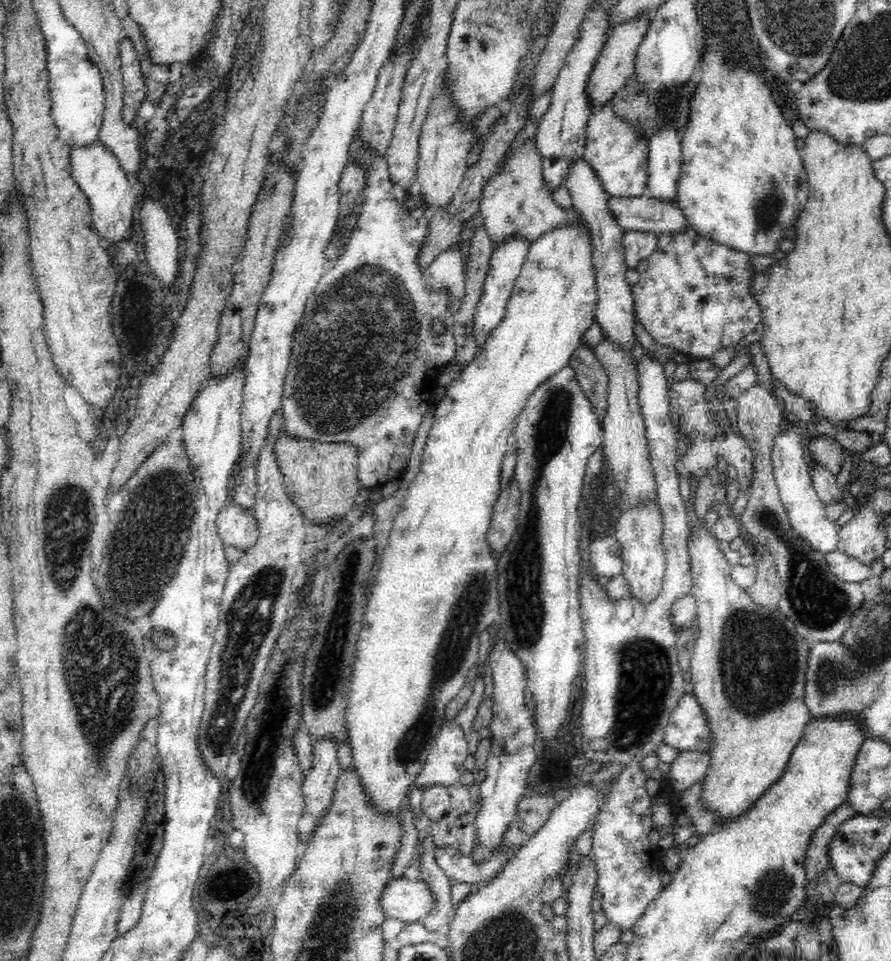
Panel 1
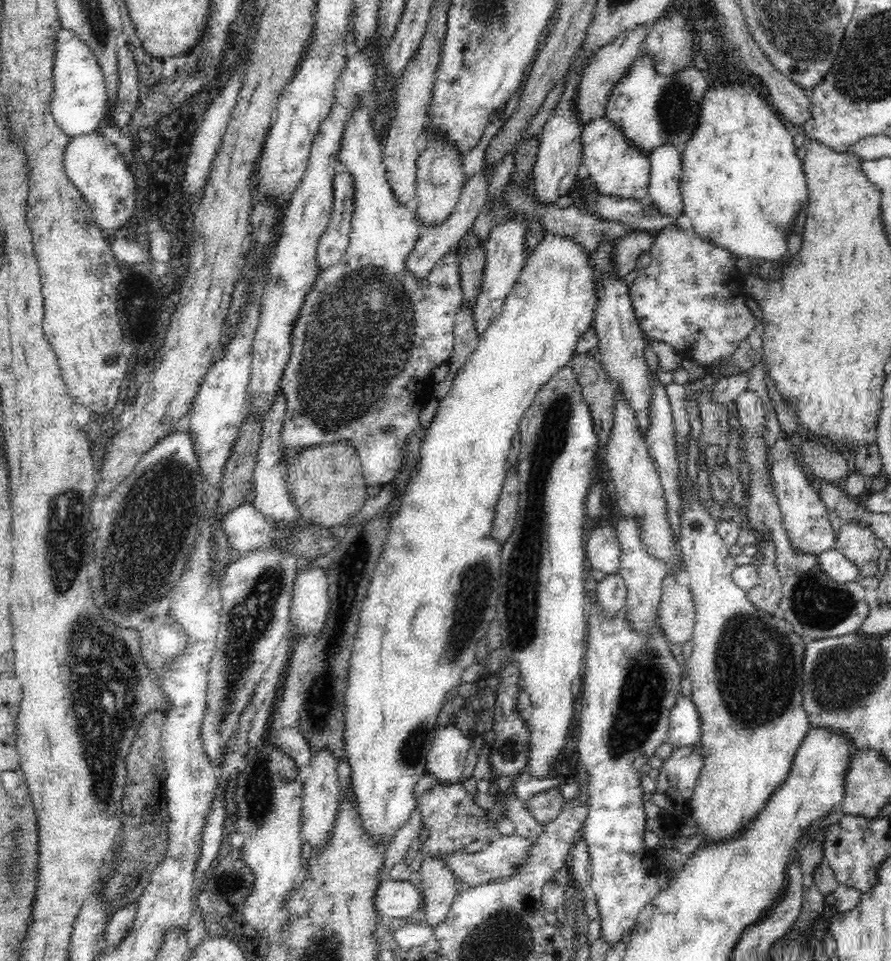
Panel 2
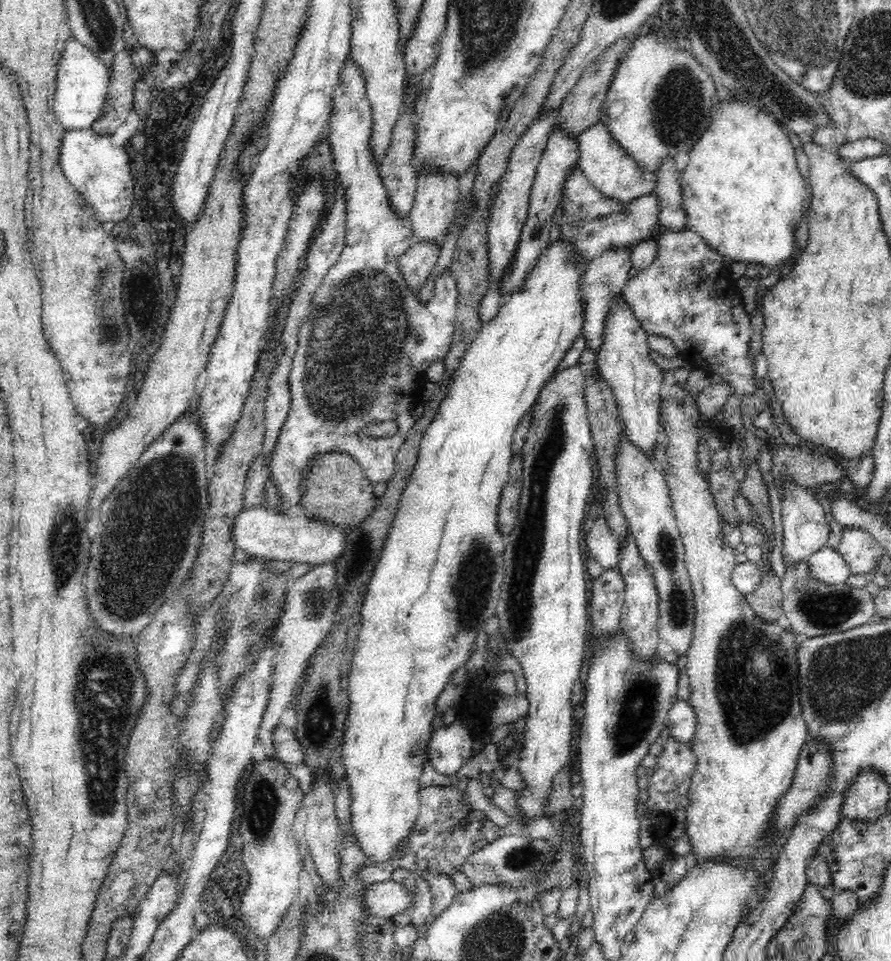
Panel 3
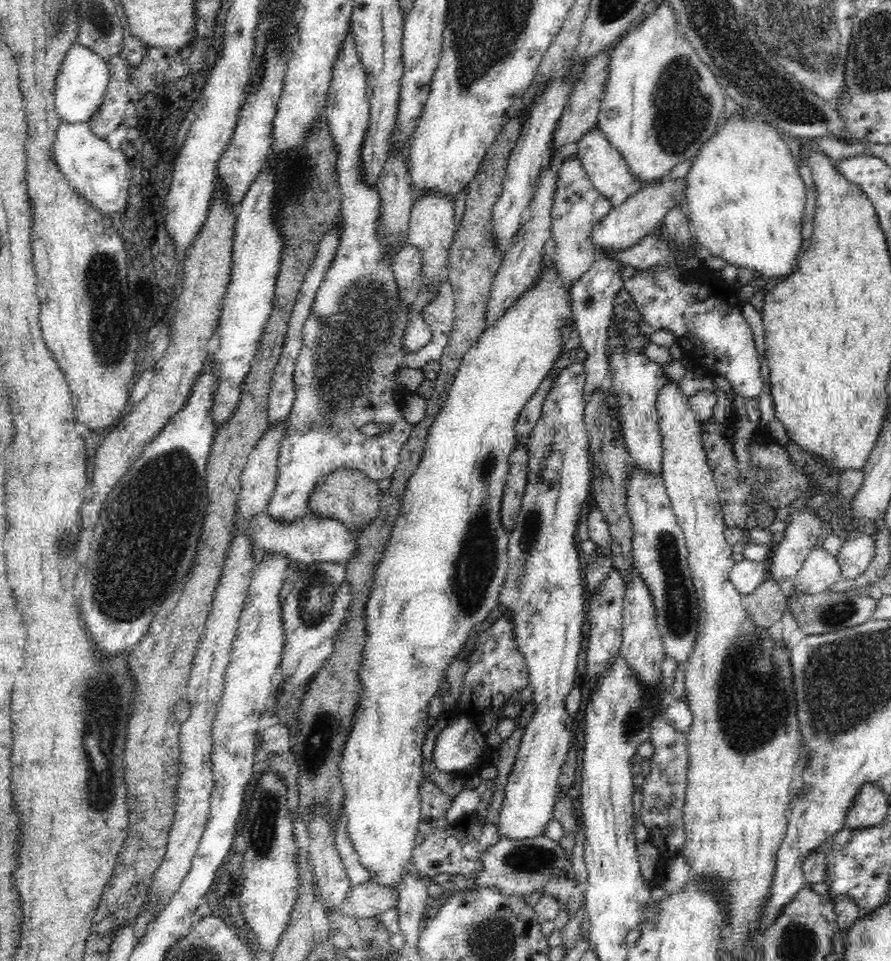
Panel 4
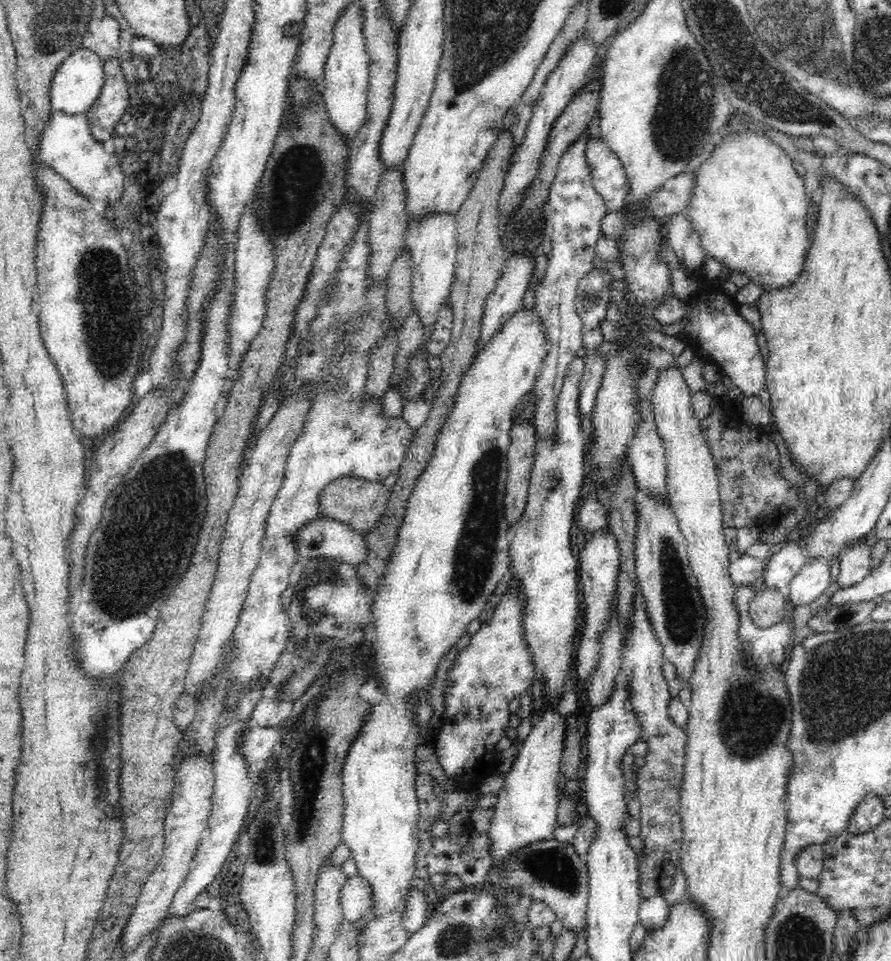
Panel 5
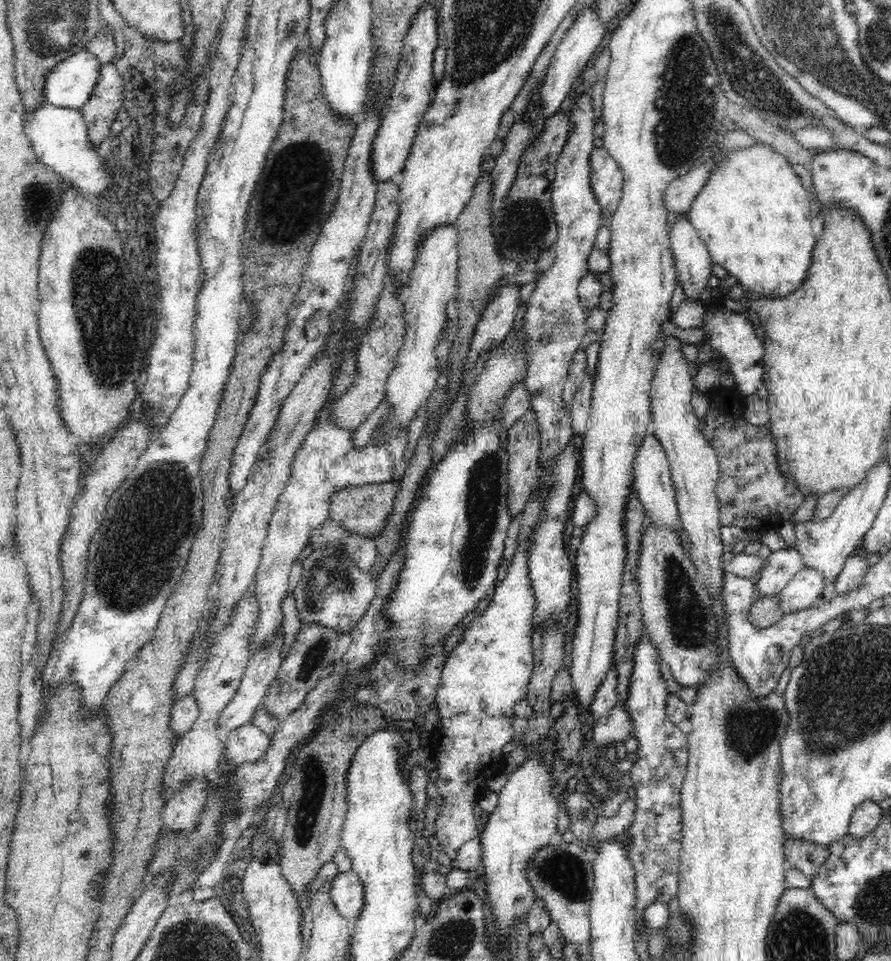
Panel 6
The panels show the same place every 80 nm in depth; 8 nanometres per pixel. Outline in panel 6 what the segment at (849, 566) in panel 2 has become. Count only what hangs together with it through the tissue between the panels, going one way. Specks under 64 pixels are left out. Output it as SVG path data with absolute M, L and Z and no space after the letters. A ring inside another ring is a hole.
M804 567L778 594L783 614L790 614L812 606L822 598L823 588L822 572L815 568Z

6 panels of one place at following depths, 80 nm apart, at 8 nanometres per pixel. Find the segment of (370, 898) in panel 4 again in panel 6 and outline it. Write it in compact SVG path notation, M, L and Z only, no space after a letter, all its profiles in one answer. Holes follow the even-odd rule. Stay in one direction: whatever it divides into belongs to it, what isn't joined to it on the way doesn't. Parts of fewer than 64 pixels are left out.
M352 870L339 872L329 882L329 895L335 909L344 917L355 921L363 909L364 885Z

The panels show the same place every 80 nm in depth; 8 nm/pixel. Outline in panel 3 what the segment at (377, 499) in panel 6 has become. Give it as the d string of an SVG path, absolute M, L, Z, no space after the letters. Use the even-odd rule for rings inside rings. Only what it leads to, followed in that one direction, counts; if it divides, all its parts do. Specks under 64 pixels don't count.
M326 452L316 456L304 474L304 484L302 484L302 496L300 505L306 511L306 517L318 519L322 522L334 523L346 530L354 528L372 515L377 507L378 499L374 495L374 486L365 475L365 470L345 452Z

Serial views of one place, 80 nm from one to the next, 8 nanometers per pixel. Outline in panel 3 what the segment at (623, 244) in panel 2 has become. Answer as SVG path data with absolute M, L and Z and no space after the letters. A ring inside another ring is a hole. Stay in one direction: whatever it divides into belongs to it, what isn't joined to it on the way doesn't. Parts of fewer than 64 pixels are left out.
M622 248L616 250L607 250L600 254L596 260L592 260L586 266L586 274L582 276L582 282L579 283L580 295L582 295L582 303L584 303L584 324L581 335L585 336L588 350L592 350L594 354L602 348L602 338L604 338L604 324L606 317L609 316L611 303L620 295L623 286L628 282L628 273L633 268L632 265L632 248Z

